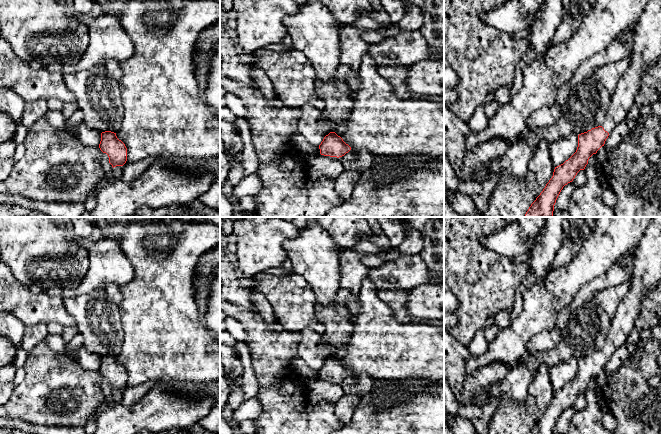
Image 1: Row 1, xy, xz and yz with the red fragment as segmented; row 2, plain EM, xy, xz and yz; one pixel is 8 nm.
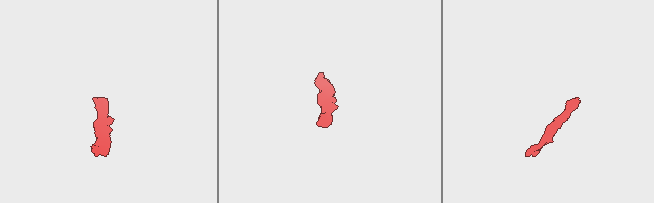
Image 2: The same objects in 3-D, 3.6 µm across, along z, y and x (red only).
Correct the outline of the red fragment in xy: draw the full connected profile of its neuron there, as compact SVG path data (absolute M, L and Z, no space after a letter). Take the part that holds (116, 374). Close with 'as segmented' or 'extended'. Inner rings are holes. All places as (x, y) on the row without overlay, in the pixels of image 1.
M105 355L101 357L101 365L99 372L109 381L109 387L112 391L123 390L127 385L127 372L125 368L119 364L116 357Z; as segmented

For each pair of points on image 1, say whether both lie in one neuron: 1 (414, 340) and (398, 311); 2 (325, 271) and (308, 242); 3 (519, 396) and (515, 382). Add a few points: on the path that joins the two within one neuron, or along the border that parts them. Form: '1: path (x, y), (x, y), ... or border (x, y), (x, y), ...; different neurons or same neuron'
1: border (388, 305), (398, 320), (410, 322); different neurons
2: path (319, 264), (313, 255), (313, 249); same neuron
3: path (518, 393), (515, 385); same neuron

